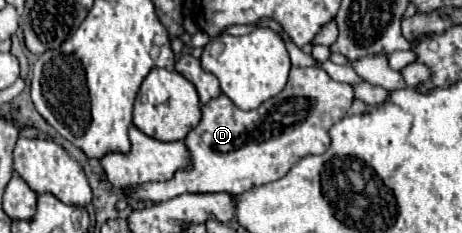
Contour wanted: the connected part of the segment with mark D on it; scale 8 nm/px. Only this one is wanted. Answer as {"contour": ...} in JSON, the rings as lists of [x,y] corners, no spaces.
{"contour":[[[292,66],[286,88],[260,104],[256,110],[242,110],[224,94],[202,106],[200,124],[184,138],[190,154],[190,168],[178,170],[166,182],[134,184],[122,190],[134,200],[164,202],[180,194],[242,194],[254,186],[280,180],[298,160],[322,154],[330,146],[328,130],[342,120],[354,100],[350,84],[334,82],[322,68]]]}

